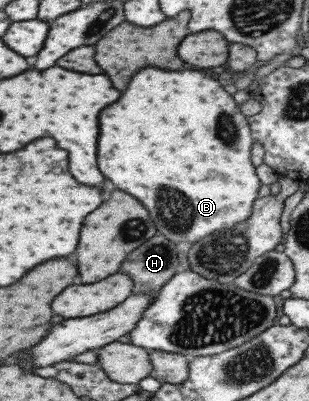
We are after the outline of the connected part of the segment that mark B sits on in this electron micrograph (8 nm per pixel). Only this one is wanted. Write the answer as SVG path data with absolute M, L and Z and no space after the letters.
M142 68L142 72L138 72L132 82L128 84L128 88L124 90L124 94L120 96L120 100L102 110L100 116L100 150L98 150L98 166L102 170L102 174L120 190L132 194L134 198L138 198L146 210L150 212L150 216L156 216L156 231L164 236L170 242L180 244L180 242L198 242L198 240L206 239L213 233L228 229L234 229L239 223L244 223L250 219L252 214L252 205L258 199L258 193L262 186L256 168L252 164L252 145L255 142L251 136L249 120L245 114L240 112L240 108L236 106L236 102L232 100L232 95L226 92L214 78L196 72L196 70L180 70L180 72L164 72L158 68Z

